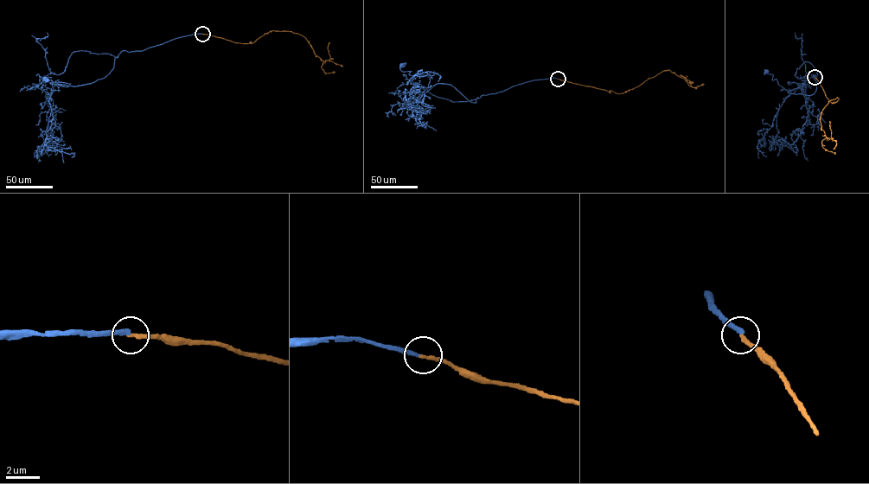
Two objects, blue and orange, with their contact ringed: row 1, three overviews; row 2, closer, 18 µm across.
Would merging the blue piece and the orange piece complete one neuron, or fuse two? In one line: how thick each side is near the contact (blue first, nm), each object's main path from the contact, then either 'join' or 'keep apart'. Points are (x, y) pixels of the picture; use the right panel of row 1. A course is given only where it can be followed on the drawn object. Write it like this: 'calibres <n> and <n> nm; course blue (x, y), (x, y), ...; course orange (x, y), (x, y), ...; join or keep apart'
calibres 260 and 220 nm; course blue (814, 77), (811, 74), (816, 77), (814, 93), (792, 93), (787, 92), (800, 87), (785, 89), (766, 72); course orange (814, 77), (832, 104), (839, 98), (829, 101), (820, 118), (826, 137), (821, 141), (822, 146), (835, 153); keep apart

